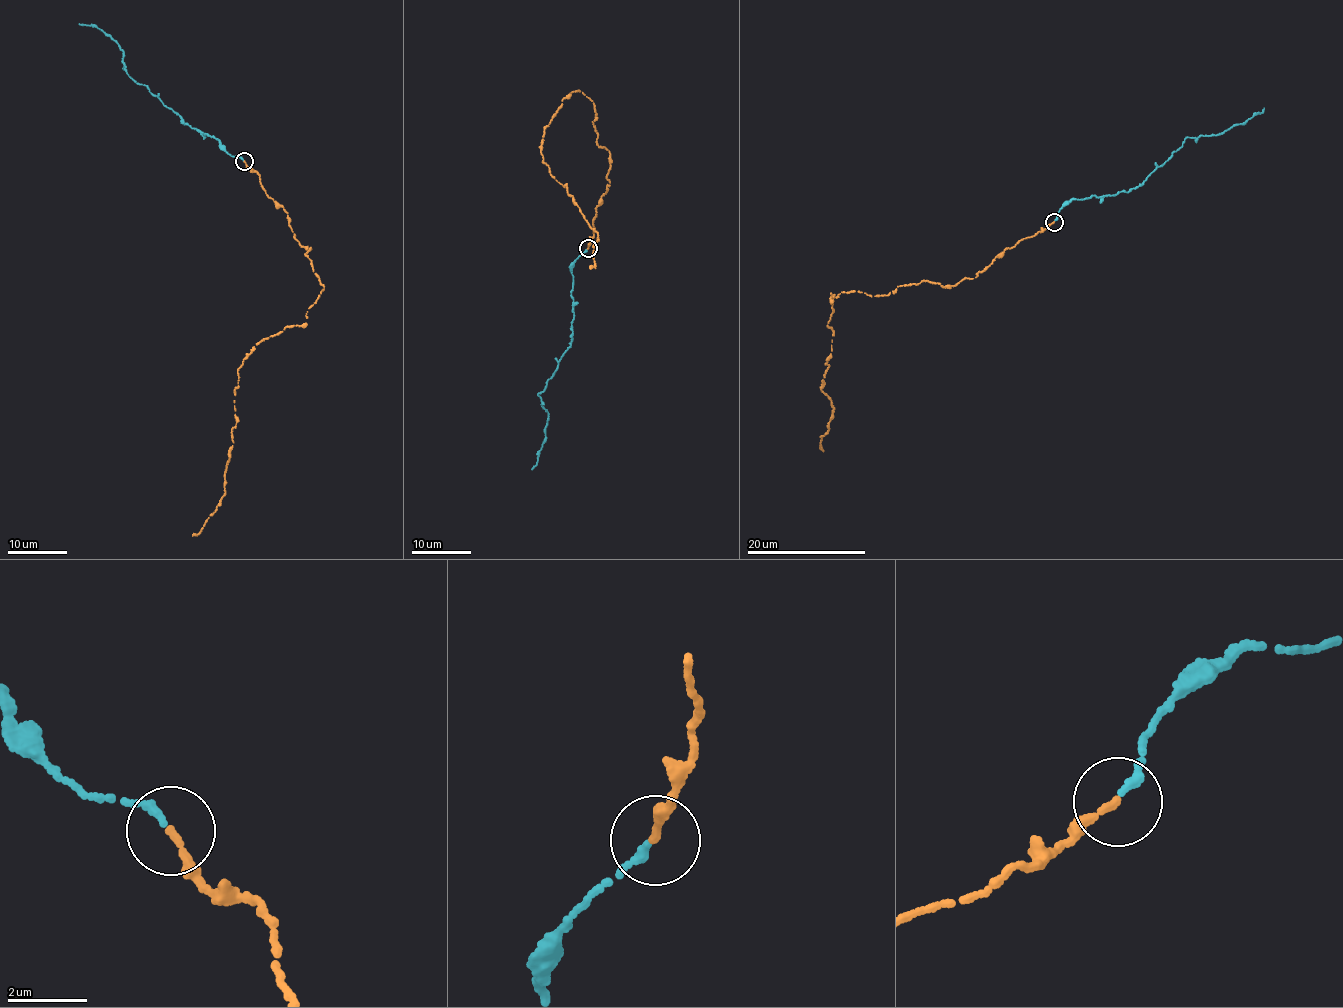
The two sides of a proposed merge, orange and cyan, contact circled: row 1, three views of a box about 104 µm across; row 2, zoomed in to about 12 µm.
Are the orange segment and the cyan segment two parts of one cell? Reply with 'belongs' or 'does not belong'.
belongs

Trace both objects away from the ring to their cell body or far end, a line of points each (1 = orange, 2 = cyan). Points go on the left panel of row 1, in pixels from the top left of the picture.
1: (244, 161), (311, 248), (324, 289), (306, 323), (243, 359), (225, 493), (193, 533)
2: (243, 160), (134, 81), (117, 43), (94, 25), (79, 24)

